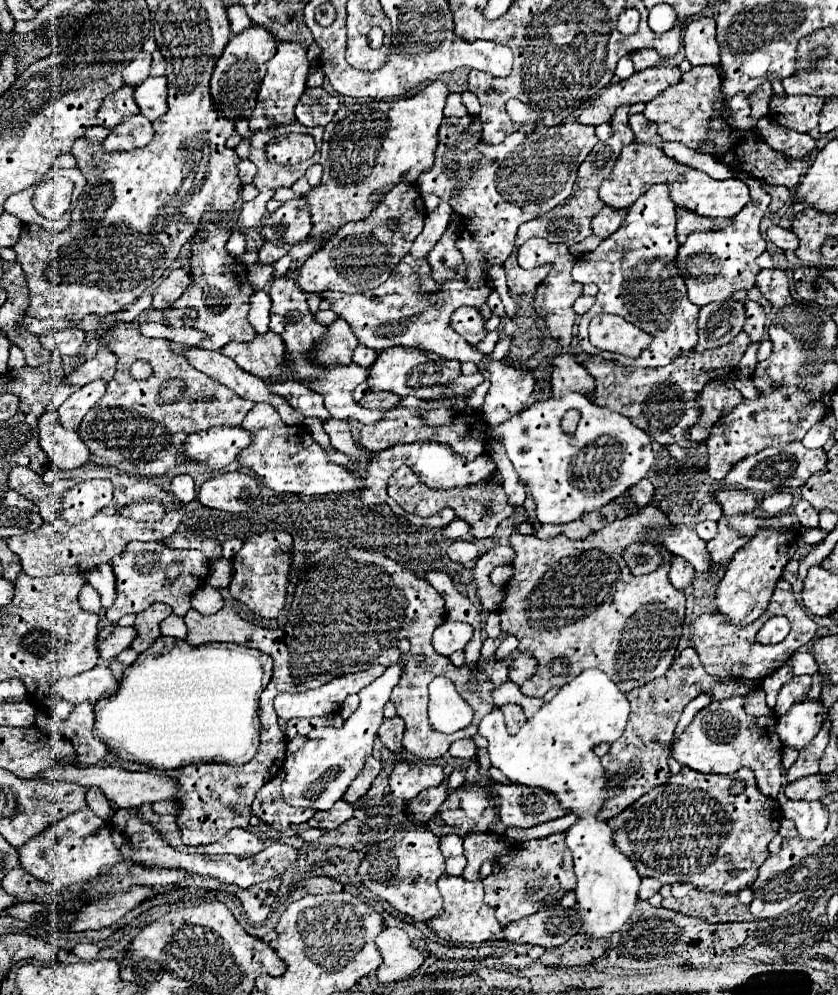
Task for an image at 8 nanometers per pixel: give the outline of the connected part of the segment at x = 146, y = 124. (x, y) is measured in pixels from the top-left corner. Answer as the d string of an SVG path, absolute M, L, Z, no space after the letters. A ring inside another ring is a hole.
M134 116L112 129L110 135L103 141L106 152L123 152L146 146L152 140L152 122L146 116Z

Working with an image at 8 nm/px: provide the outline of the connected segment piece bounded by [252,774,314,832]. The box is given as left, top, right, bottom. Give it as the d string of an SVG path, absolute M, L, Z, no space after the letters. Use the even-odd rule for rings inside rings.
M278 774L270 784L262 786L256 800L252 802L252 812L274 830L282 832L292 824L304 824L314 816L314 810L295 808L289 806L282 798L282 778L284 774Z

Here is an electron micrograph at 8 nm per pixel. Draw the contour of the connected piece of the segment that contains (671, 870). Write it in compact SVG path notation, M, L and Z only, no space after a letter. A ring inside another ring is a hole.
M684 766L680 774L670 776L670 782L668 782L668 784L654 788L650 794L642 796L634 806L630 806L628 810L624 810L618 818L610 820L610 826L614 828L614 842L616 842L616 846L618 846L630 860L636 858L634 866L638 868L638 874L640 874L640 876L656 878L656 880L660 880L662 884L692 882L692 884L694 884L696 888L700 888L700 890L708 890L708 892L720 892L720 890L726 892L726 890L728 890L730 894L734 894L734 892L744 890L744 888L750 888L750 886L754 884L754 880L756 880L756 876L758 876L760 864L762 864L762 862L768 858L768 854L770 854L770 852L768 852L768 842L778 834L778 826L780 826L780 824L778 824L778 814L780 814L780 818L782 818L782 812L780 812L780 808L778 808L778 802L776 802L774 798L764 796L764 794L758 790L754 772L750 772L748 768L742 768L742 770L738 770L738 772L734 772L734 774L730 774L730 776L720 776L720 774L694 772L694 770L690 770L690 768ZM734 780L744 780L744 782L746 782L746 790L744 790L742 794L738 794L738 796L732 796L732 794L728 792L728 788L730 788L730 784L732 784Z

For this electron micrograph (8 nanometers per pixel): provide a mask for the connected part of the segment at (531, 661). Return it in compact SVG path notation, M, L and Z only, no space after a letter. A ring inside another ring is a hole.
M522 652L512 660L510 672L508 672L508 680L512 680L516 686L522 686L528 678L532 678L536 674L536 666L538 666L536 658L526 654L526 652Z

